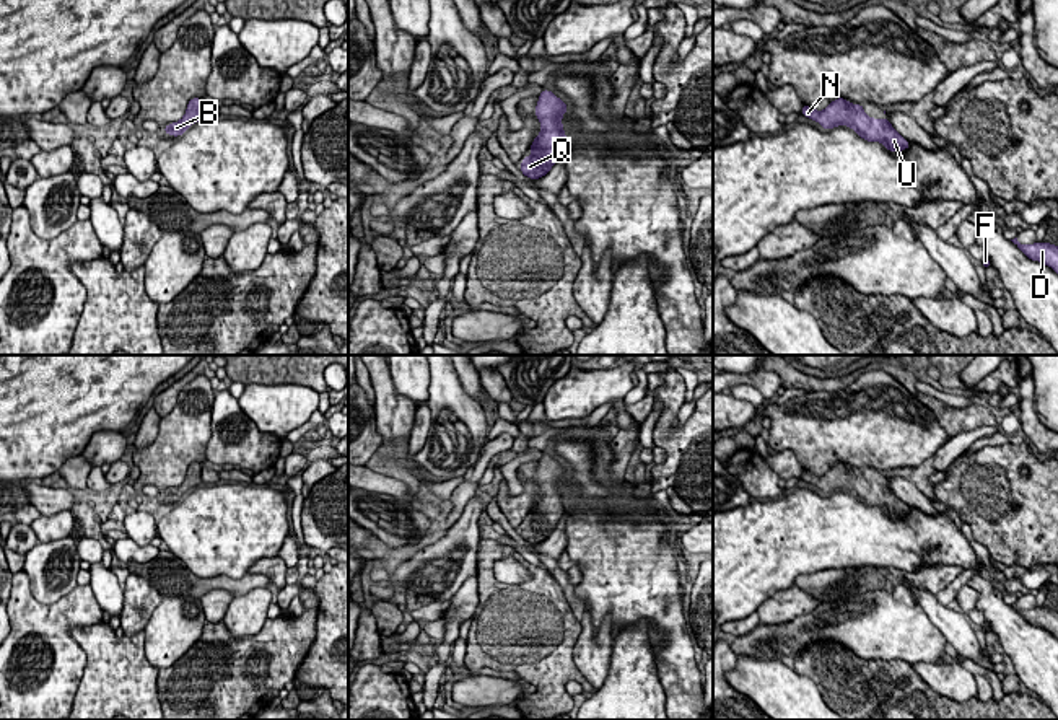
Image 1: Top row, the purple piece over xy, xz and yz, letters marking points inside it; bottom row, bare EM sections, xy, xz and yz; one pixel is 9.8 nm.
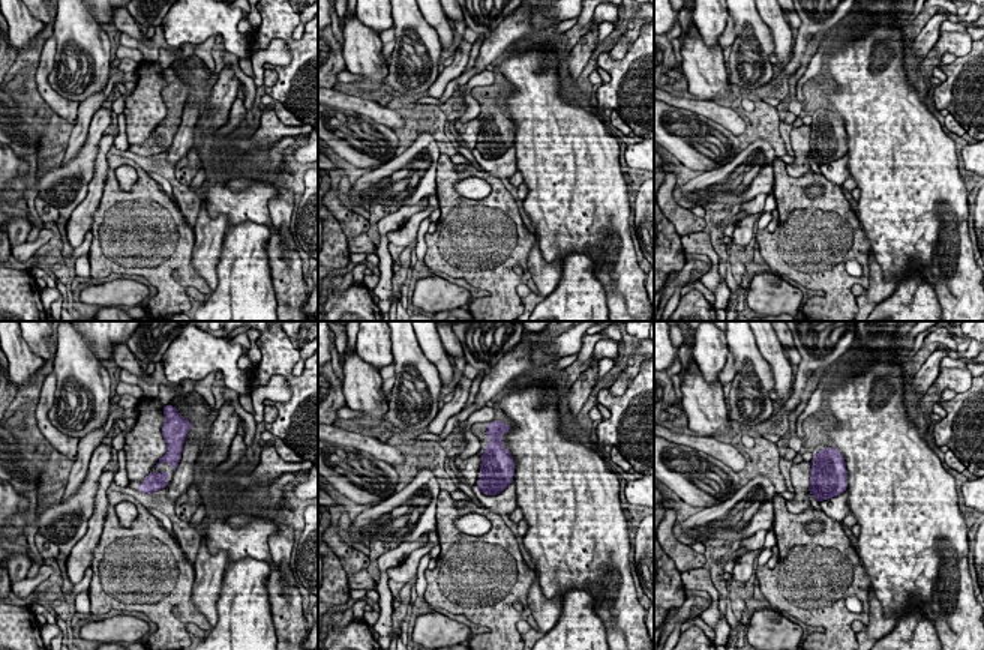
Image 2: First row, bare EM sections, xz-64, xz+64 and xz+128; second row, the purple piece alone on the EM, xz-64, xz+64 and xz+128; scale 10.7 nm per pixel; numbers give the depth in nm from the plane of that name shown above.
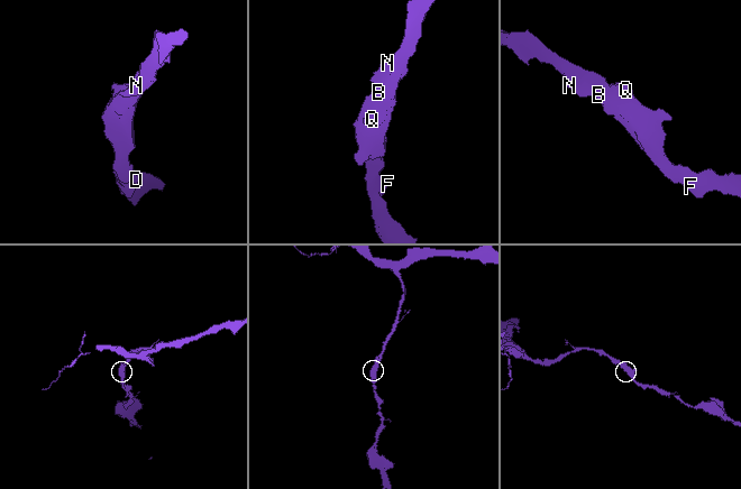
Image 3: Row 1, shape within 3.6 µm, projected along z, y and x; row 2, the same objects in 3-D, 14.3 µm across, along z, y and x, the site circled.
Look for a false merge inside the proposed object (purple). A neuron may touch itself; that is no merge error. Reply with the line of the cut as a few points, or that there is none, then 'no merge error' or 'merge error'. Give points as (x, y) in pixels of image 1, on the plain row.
cut none; no merge error

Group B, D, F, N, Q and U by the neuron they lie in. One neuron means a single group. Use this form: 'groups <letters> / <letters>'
groups B D F N Q U

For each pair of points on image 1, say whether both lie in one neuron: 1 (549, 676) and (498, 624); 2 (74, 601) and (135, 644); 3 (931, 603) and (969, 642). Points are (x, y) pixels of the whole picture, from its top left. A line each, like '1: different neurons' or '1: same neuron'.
1: same neuron
2: different neurons
3: same neuron

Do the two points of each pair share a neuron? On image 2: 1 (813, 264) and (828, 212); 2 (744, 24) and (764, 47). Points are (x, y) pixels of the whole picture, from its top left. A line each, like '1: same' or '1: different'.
1: same
2: same

